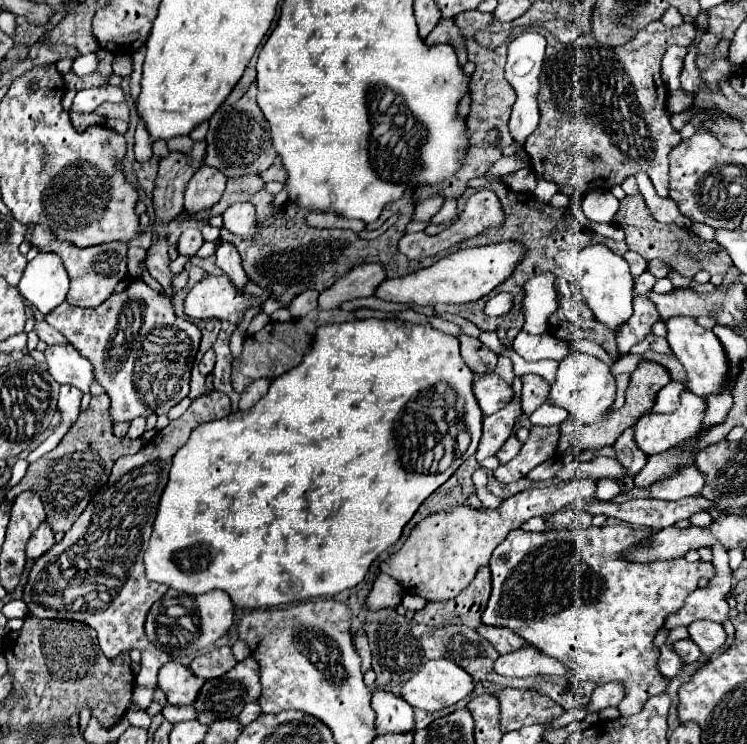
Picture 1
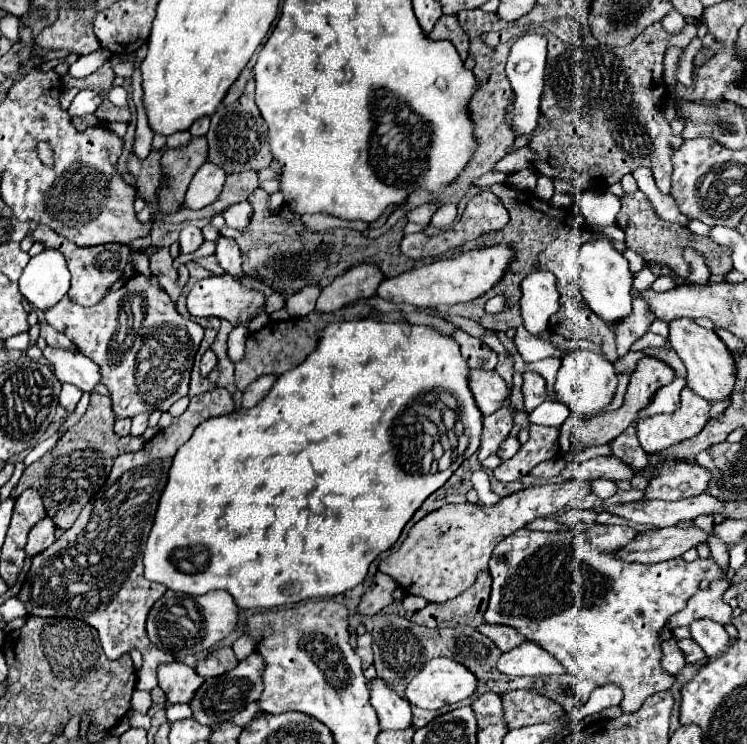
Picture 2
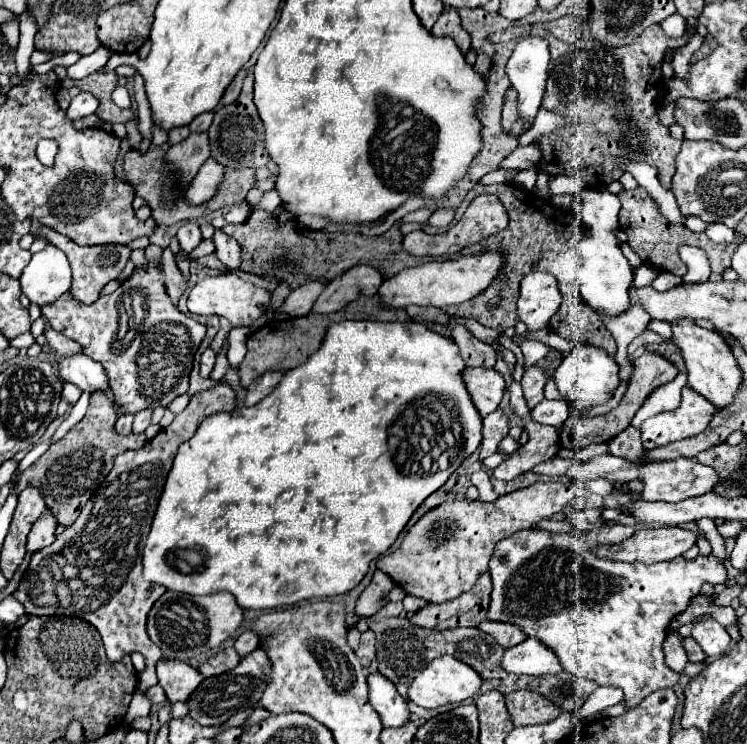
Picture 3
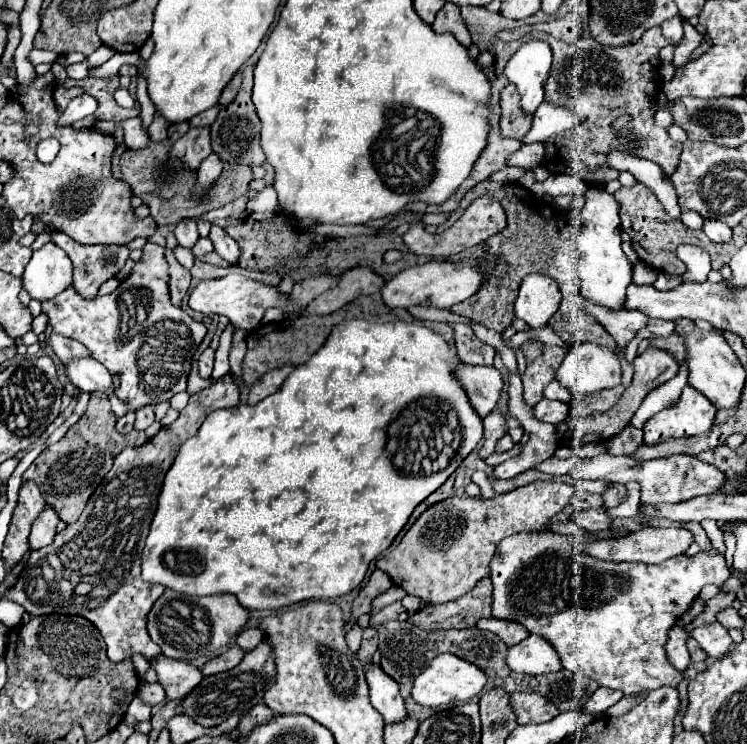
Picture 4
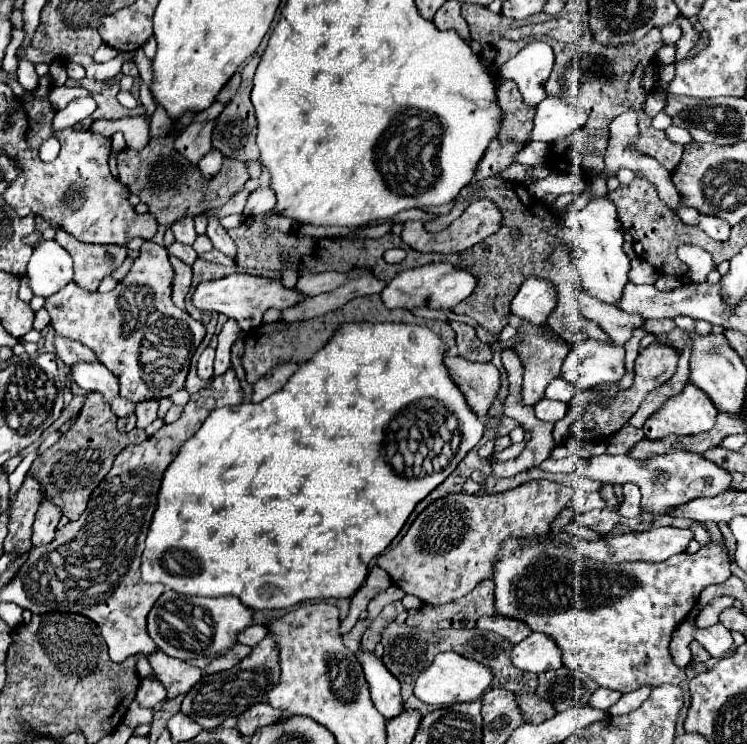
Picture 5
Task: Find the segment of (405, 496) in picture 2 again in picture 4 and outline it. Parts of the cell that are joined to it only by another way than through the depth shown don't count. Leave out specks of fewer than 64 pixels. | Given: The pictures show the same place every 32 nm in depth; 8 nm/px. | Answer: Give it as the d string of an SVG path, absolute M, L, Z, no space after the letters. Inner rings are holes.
M346 320L342 324L336 324L326 338L324 346L302 366L294 368L290 376L284 380L280 390L276 394L270 394L256 406L236 406L232 410L216 410L206 416L202 426L198 428L196 436L186 440L176 458L172 468L168 470L164 478L164 486L158 498L158 510L154 514L150 534L146 538L146 546L142 552L142 578L146 582L162 584L170 590L176 590L180 594L188 596L212 596L212 594L234 594L238 602L248 610L276 610L290 606L294 602L302 600L324 600L324 598L336 598L352 592L366 576L368 566L374 558L378 558L398 536L398 532L406 526L410 514L414 508L428 498L438 486L442 486L448 477L456 470L458 464L478 446L482 440L482 418L472 408L462 384L456 380L456 368L462 364L456 350L440 338L440 334L432 332L430 328L422 324L404 324L404 322L368 322L368 320ZM434 396L442 402L448 402L456 408L460 428L462 428L462 446L456 454L456 458L450 460L450 464L444 470L430 474L430 476L404 476L394 468L394 454L398 452L398 442L408 442L408 426L392 426L408 402L412 398L426 398Z

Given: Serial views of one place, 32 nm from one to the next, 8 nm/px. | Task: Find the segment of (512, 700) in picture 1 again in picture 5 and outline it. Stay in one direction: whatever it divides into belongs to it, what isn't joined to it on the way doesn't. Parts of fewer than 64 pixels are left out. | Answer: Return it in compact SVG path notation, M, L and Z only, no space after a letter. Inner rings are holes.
M516 694L516 704L520 706L520 714L524 722L540 724L552 718L552 714L556 714L554 706L548 700L540 698L538 694Z

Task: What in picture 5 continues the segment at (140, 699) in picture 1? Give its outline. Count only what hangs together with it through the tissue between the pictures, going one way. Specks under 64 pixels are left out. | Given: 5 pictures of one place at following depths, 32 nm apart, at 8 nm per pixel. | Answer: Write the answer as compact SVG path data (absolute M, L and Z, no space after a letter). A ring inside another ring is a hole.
M136 700L130 704L126 716L124 716L124 724L130 728L136 728L140 724L150 724L152 722L152 708L140 706Z

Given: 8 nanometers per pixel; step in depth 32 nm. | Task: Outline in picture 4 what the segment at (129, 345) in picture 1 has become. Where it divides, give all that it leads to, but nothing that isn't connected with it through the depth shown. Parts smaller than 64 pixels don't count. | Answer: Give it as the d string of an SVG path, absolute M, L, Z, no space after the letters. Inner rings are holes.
M148 242L144 246L142 262L136 262L132 274L124 282L120 282L120 286L112 294L96 296L92 302L84 302L70 286L52 302L42 302L42 312L48 316L48 324L54 328L54 332L82 342L88 348L88 354L106 366L114 380L114 394L118 396L118 400L128 404L130 412L136 412L138 408L148 404L156 406L170 400L174 394L184 392L192 368L192 356L206 336L206 326L202 322L196 322L170 302L166 266L164 248Z

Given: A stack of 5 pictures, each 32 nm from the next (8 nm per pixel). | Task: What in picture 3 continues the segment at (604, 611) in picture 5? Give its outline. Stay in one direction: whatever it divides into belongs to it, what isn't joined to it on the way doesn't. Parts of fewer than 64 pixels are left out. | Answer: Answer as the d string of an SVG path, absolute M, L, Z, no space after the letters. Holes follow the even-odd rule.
M612 526L576 534L552 534L546 530L518 530L510 538L496 544L490 558L492 576L492 600L486 618L492 622L506 622L518 626L526 636L540 640L548 646L574 676L594 680L600 686L616 686L624 692L626 710L636 708L648 694L672 688L680 674L672 672L664 664L662 642L666 638L668 622L688 608L688 602L700 592L704 582L726 582L728 574L722 562L708 556L696 560L674 558L660 564L624 564L594 554L596 546L614 546L634 534L630 526Z

